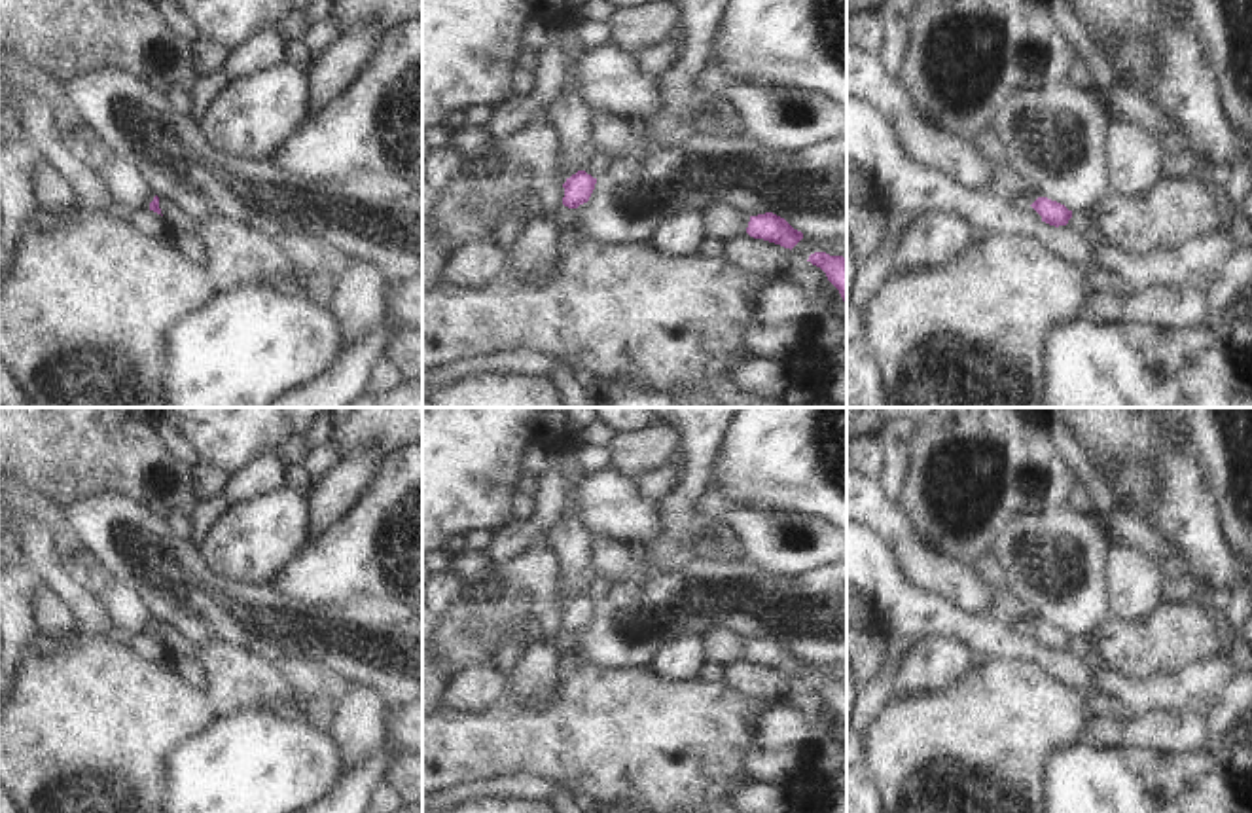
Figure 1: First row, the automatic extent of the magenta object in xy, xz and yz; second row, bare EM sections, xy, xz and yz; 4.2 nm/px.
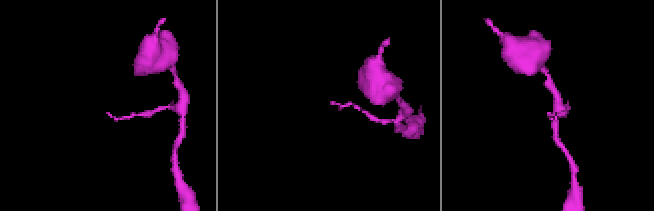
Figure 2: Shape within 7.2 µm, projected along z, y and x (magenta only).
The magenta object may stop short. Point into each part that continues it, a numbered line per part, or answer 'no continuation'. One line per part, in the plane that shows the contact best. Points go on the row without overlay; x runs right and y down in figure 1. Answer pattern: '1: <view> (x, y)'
no continuation

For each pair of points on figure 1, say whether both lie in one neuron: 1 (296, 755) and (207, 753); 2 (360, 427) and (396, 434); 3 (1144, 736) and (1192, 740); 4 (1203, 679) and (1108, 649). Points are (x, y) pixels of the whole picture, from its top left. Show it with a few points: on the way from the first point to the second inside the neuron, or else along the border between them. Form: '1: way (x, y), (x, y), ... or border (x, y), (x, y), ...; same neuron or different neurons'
1: way (273, 755), (230, 755); same neuron
2: way (370, 427), (387, 427); same neuron
3: way (1156, 736), (1180, 736); same neuron
4: border (1218, 658), (1192, 662), (1177, 671), (1133, 679); different neurons

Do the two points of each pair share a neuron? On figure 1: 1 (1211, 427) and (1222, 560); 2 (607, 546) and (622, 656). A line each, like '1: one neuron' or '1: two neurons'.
1: two neurons
2: two neurons

